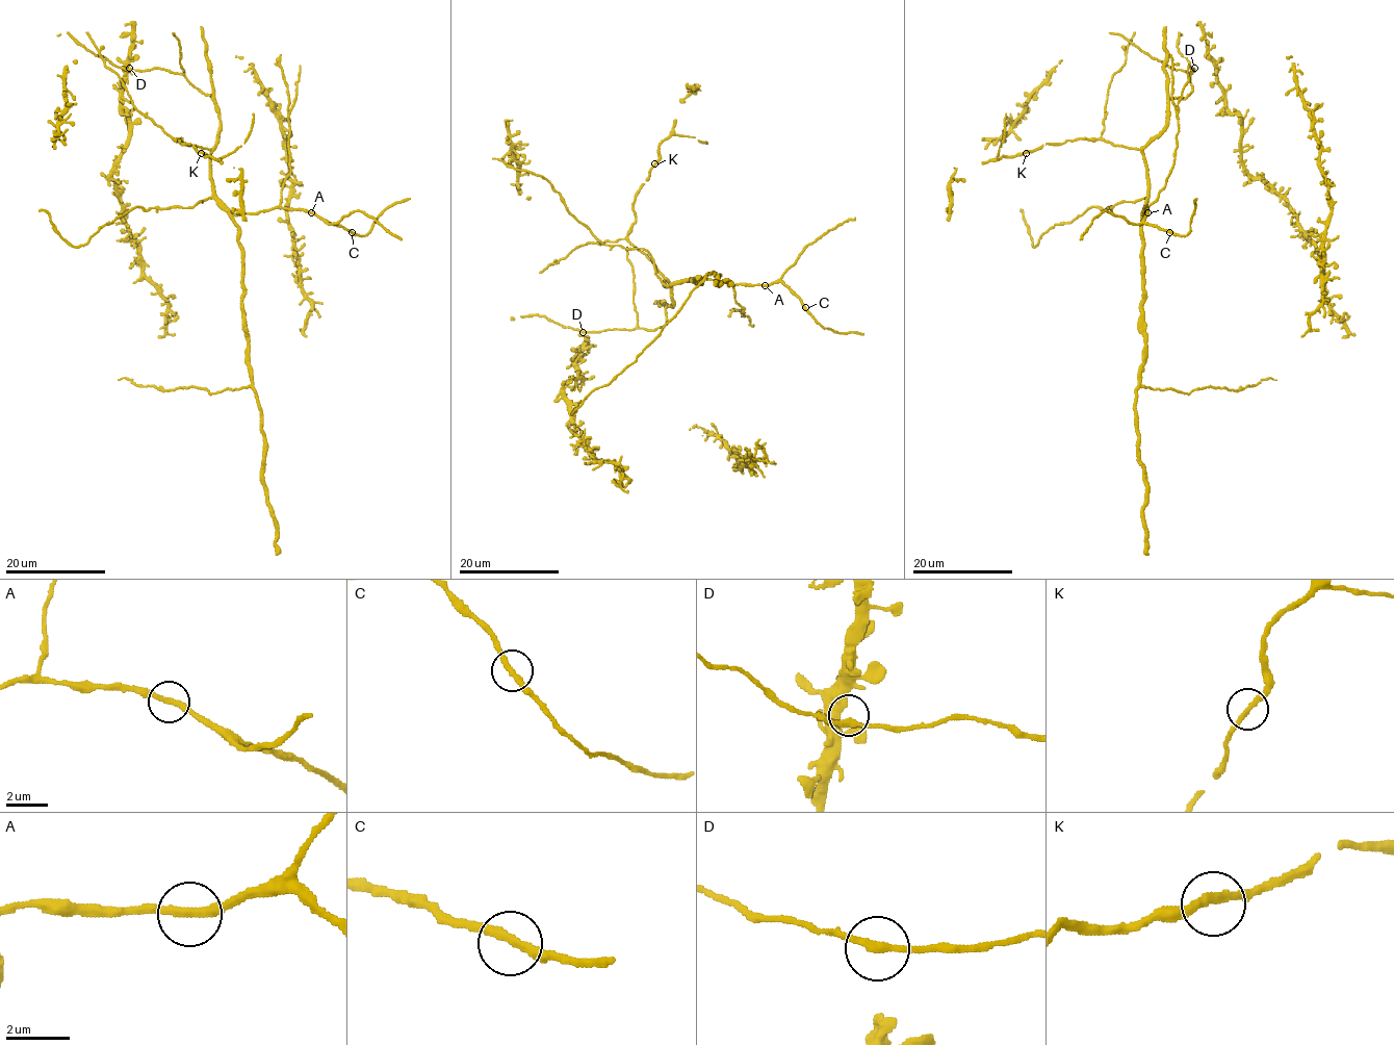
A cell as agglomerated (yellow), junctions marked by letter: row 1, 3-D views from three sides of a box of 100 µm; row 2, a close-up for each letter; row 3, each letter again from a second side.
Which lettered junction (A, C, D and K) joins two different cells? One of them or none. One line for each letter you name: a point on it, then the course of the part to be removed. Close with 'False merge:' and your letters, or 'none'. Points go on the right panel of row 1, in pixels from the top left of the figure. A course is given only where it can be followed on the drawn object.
False merge: none

